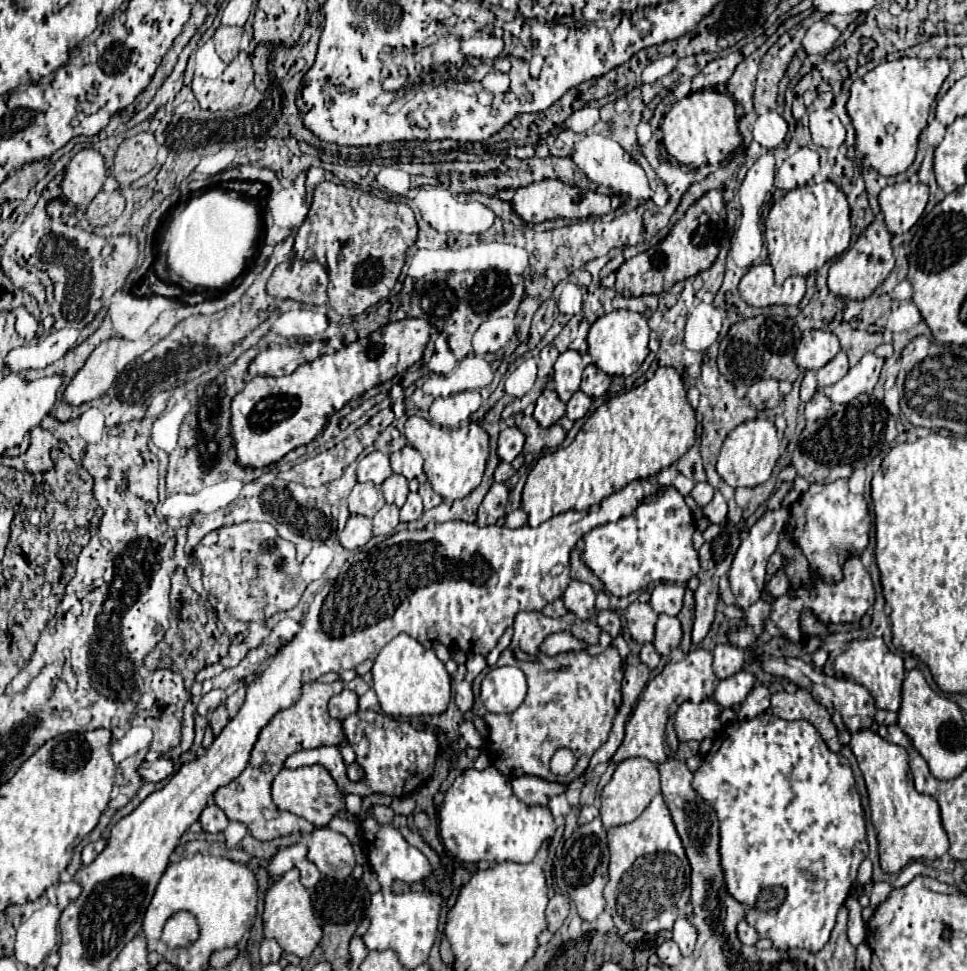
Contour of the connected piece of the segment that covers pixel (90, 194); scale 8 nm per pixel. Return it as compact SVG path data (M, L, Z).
M94 148L80 150L68 164L62 180L62 192L68 202L88 206L92 198L102 190L106 180L104 158Z

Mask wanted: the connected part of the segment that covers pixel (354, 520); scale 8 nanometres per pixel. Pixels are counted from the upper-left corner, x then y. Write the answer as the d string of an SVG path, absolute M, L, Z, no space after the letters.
M350 514L344 532L340 534L340 544L348 550L362 548L372 538L372 520L360 518L358 514Z

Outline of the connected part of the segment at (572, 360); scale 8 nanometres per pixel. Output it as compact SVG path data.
M566 350L554 364L554 384L562 402L568 402L570 396L580 390L584 364L582 356L576 350Z

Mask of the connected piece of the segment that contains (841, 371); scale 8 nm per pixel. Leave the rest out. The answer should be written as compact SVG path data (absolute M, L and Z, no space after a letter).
M838 352L824 368L820 368L820 370L816 372L818 388L832 386L832 384L838 382L846 372L848 372L848 358L846 358L844 352Z

